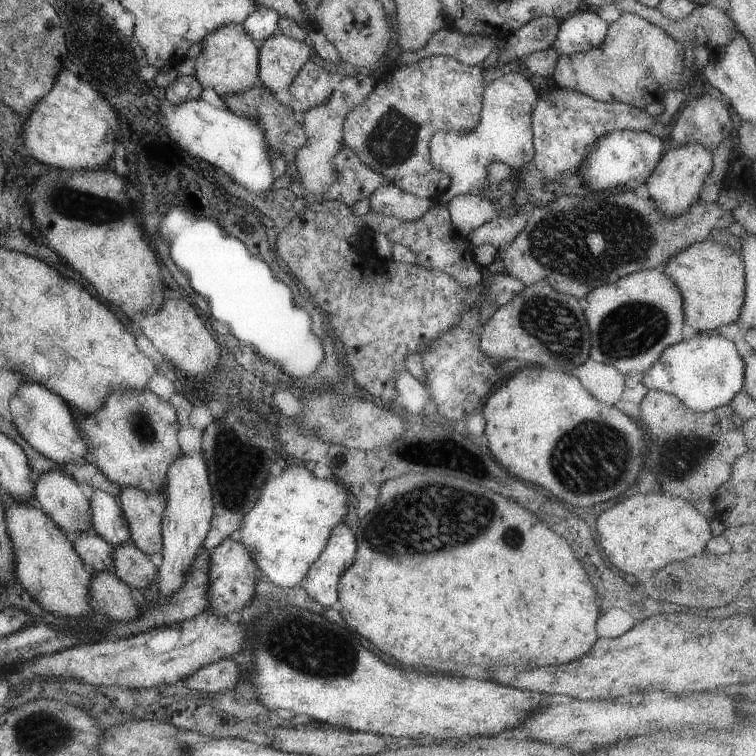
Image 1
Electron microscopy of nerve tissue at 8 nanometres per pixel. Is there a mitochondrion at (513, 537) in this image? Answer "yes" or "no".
yes

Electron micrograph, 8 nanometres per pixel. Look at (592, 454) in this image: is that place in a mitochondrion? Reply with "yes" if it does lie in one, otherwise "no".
yes

